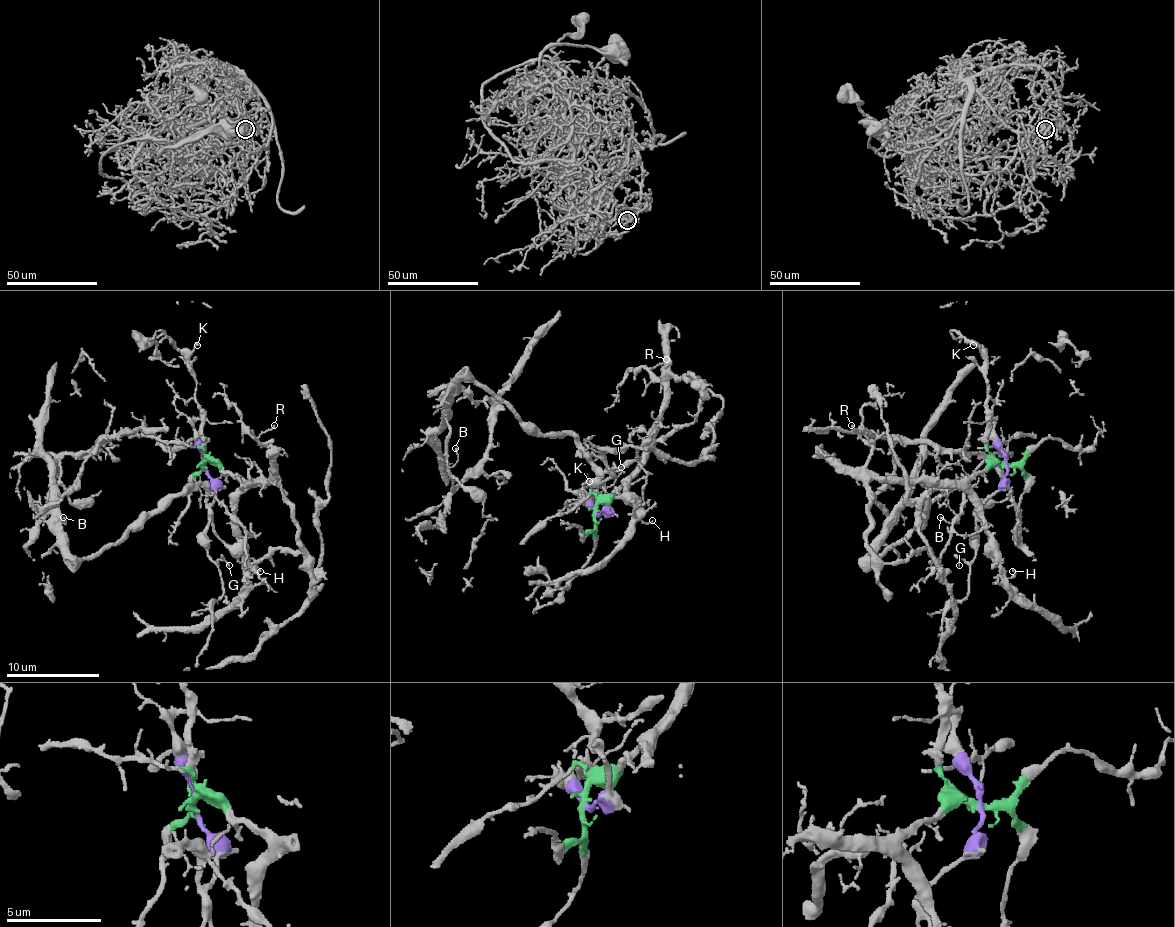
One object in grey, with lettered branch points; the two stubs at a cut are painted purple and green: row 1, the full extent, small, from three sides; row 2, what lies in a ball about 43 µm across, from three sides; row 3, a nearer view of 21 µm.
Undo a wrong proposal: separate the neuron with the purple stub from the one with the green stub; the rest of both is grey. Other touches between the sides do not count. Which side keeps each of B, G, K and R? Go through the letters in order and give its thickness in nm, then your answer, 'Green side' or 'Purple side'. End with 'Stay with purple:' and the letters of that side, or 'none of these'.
B: Thickness 110 nm. Purple side
G: Thickness 90 nm. Purple side
K: Thickness 150 nm. Green side
R: Thickness 140 nm. Green side
Stay with purple: B, G

